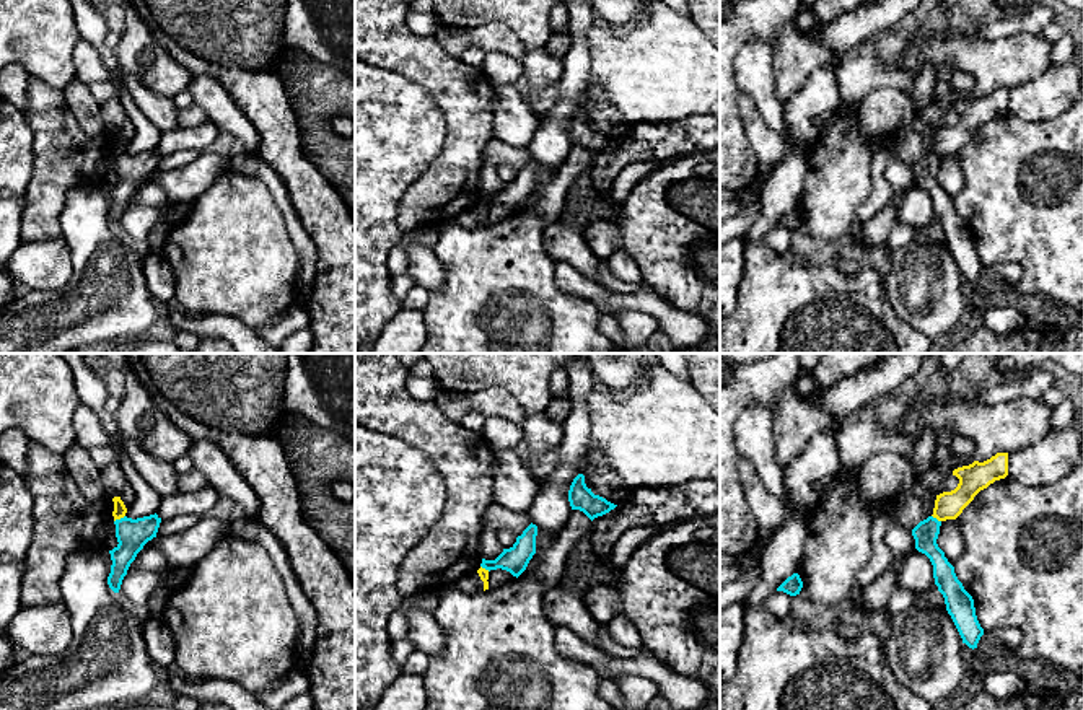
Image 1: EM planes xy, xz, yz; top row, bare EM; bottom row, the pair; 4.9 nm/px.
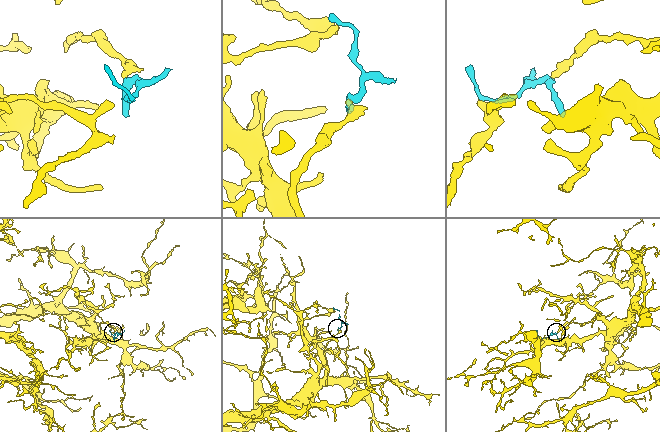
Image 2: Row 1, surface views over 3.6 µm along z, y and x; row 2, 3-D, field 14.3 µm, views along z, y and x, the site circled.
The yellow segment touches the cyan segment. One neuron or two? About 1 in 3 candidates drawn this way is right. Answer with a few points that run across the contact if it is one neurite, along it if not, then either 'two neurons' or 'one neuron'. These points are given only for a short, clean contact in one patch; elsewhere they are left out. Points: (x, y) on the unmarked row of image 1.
line xy (124, 150), (114, 157); two neurons

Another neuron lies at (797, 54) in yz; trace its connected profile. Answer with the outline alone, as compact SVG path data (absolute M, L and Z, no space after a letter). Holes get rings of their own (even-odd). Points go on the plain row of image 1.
M795 16L788 20L780 29L774 55L774 78L777 98L785 104L795 93L798 93L809 75L821 65L832 65L835 55L824 47L816 33L800 33Z

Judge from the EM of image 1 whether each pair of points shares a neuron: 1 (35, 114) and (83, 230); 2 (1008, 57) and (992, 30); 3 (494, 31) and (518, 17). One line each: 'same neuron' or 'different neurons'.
1: different neurons
2: different neurons
3: different neurons

